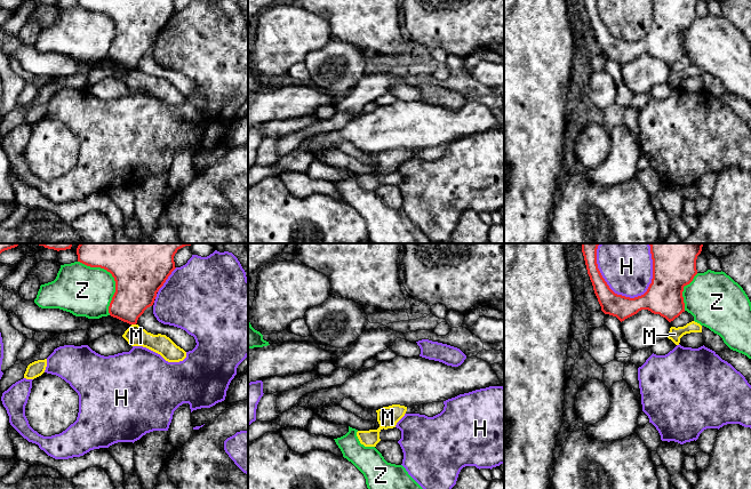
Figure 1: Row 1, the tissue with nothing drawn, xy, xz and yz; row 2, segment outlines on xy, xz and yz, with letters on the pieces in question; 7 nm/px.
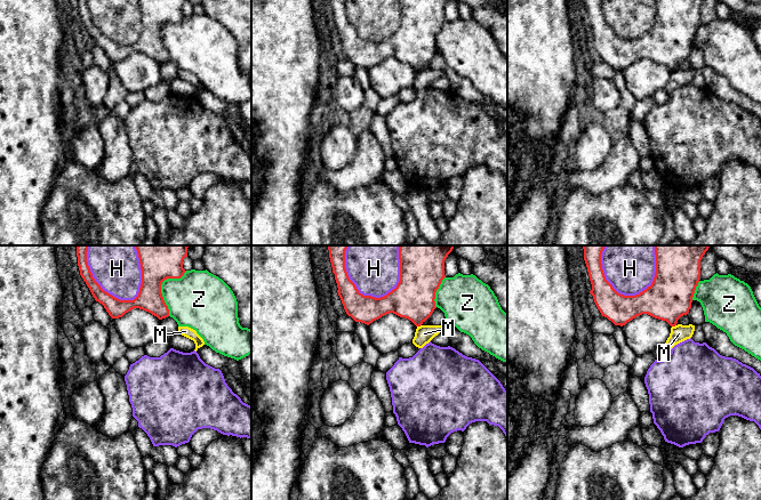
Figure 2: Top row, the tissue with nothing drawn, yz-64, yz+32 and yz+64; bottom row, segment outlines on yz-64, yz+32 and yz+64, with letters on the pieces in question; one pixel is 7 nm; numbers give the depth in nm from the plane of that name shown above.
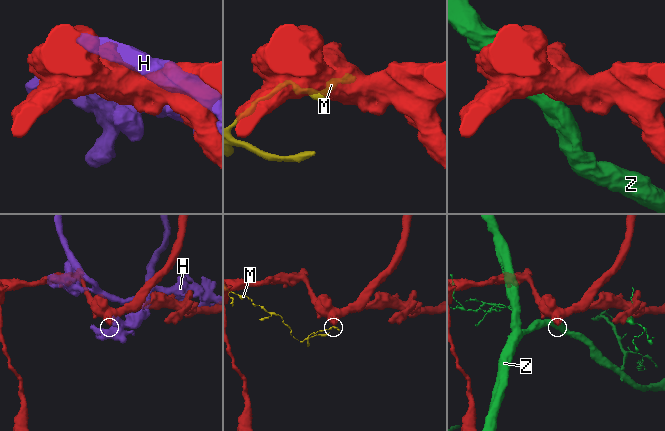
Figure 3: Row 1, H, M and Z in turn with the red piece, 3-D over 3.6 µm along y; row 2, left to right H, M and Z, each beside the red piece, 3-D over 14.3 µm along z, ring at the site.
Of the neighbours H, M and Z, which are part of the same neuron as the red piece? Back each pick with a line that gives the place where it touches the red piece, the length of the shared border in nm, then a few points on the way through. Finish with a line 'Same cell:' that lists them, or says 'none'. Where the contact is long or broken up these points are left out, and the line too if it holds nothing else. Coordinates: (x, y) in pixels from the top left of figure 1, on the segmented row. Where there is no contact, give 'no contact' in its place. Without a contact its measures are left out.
Same cell: none

